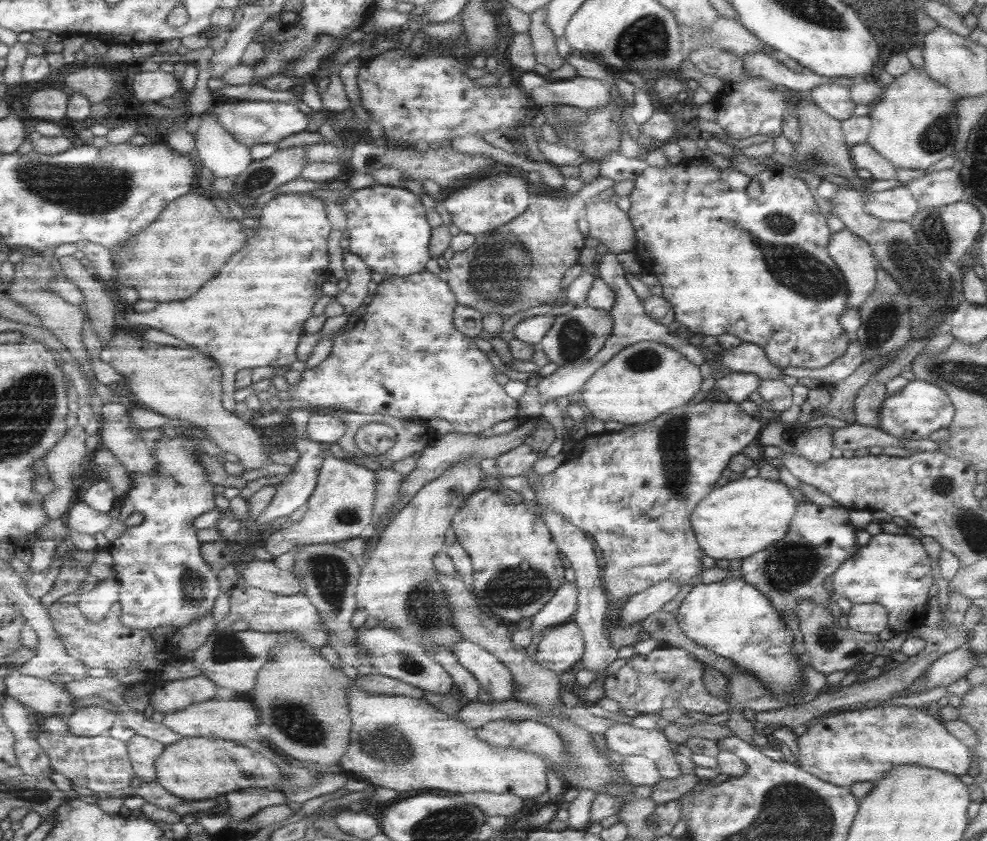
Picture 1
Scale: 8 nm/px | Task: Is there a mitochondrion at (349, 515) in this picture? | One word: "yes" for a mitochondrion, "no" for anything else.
yes

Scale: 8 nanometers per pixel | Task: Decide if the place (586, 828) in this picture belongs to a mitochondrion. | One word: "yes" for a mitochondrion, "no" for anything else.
no

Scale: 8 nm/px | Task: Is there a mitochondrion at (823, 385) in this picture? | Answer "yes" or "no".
no

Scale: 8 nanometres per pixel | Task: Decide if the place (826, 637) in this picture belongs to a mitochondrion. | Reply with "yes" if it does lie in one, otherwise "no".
yes

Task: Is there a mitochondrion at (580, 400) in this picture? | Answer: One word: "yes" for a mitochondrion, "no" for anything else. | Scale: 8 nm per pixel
no

